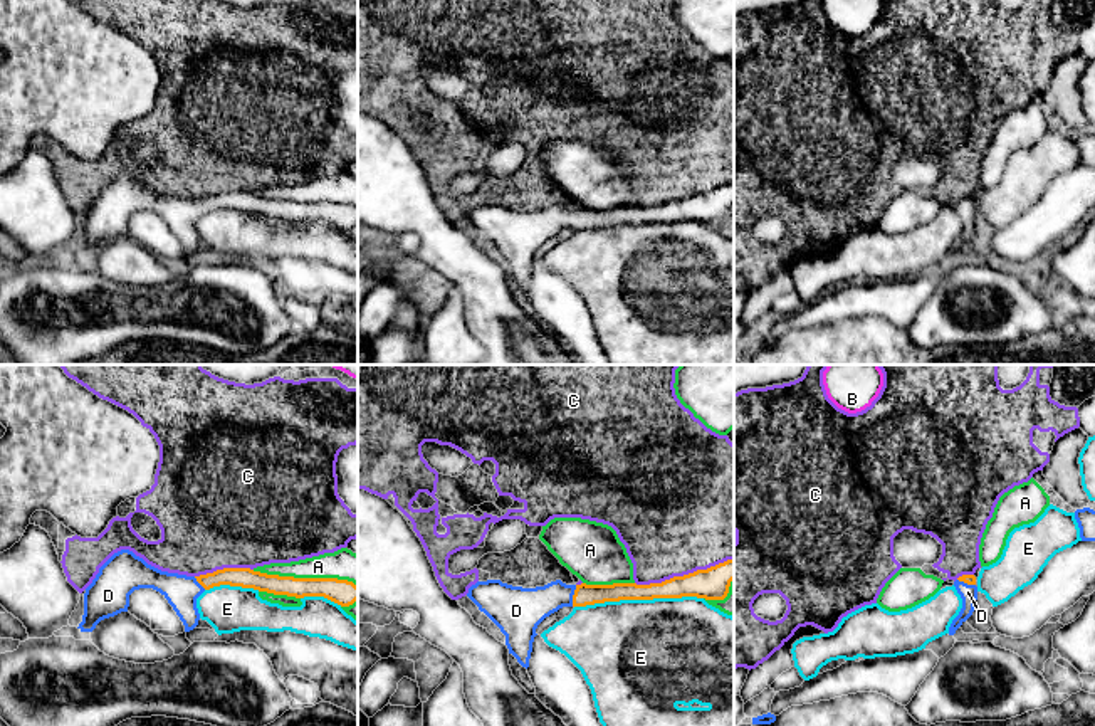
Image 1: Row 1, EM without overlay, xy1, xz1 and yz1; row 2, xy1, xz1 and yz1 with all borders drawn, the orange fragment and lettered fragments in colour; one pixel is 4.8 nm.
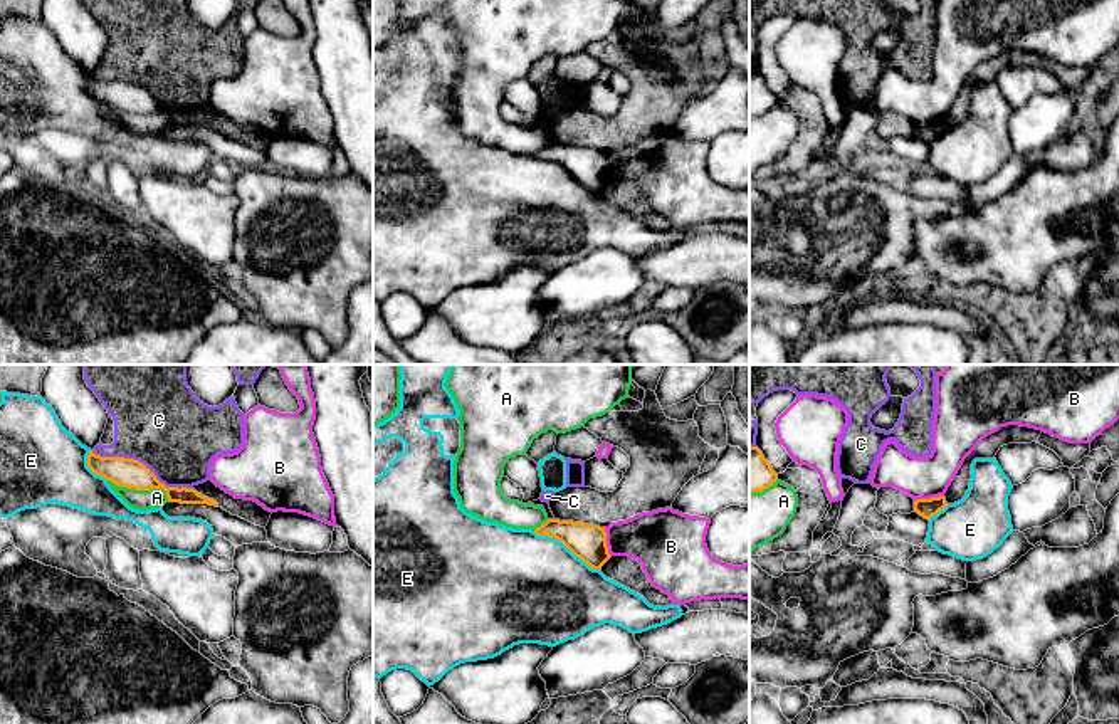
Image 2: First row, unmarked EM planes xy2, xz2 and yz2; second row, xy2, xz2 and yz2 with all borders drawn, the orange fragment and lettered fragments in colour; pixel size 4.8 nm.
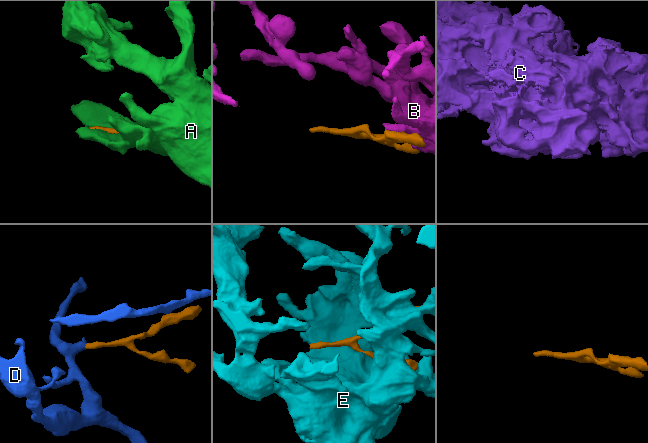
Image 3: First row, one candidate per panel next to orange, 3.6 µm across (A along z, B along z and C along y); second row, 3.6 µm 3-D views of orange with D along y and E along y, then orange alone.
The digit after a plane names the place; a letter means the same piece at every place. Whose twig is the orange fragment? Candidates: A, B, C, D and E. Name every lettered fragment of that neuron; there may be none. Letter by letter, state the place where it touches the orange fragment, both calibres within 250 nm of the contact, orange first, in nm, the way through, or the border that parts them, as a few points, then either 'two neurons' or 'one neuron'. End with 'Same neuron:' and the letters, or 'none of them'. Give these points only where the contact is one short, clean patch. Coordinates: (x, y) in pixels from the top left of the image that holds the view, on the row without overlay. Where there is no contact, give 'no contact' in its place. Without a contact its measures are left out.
A: contact xy1 (304, 202); calibres 120 and 140 nm; two neurons
B: contact xz2 (605, 167); calibres 170 and 280 nm; two neurons
C: contact xz1 (684, 199); calibres 160 and 500 nm; two neurons
D: contact xz1 (573, 219); calibres 100 and 200 nm; two neurons
E: contact xz1 (639, 222); calibres 110 and 500 nm; two neurons
Same neuron: none of them

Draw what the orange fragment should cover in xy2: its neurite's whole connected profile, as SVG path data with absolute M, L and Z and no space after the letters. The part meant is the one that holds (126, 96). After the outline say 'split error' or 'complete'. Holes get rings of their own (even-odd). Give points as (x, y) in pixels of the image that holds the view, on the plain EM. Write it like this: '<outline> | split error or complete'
M92 74L87 79L87 91L96 97L111 104L119 111L151 114L163 113L166 116L168 126L180 128L208 128L218 131L213 123L198 118L195 113L186 111L166 111L156 99L139 84L124 81L101 81Z | complete

